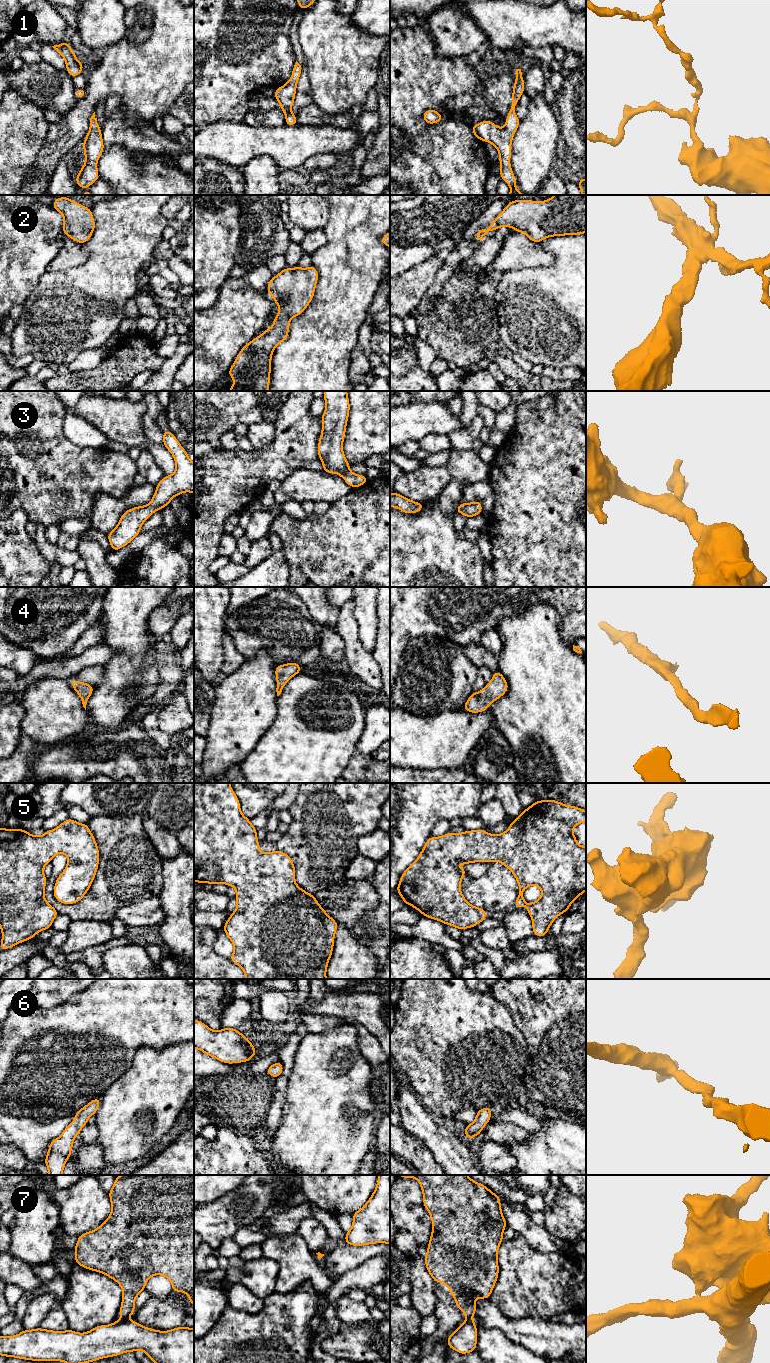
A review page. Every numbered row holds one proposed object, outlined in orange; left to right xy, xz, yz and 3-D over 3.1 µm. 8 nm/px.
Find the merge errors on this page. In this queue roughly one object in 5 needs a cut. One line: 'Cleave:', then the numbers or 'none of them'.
Cleave: 7

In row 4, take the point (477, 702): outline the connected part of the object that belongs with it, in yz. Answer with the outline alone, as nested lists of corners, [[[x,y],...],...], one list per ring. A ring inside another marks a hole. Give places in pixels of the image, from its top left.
[[[496,670],[491,681],[480,692],[473,692],[462,709],[471,713],[484,712],[507,691],[508,683],[505,677]]]

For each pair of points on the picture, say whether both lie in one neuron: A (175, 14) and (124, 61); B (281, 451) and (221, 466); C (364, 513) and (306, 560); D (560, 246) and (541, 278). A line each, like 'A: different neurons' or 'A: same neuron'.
A: same neuron
B: same neuron
C: same neuron
D: same neuron

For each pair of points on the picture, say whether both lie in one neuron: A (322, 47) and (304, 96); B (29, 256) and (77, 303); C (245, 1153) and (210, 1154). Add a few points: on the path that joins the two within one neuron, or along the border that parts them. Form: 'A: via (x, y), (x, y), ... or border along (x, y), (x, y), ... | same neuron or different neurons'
A: border along (303, 60), (308, 75), (312, 101) | different neurons
B: border along (46, 271), (31, 291) | different neurons
C: via (236, 1154), (219, 1154) | same neuron

